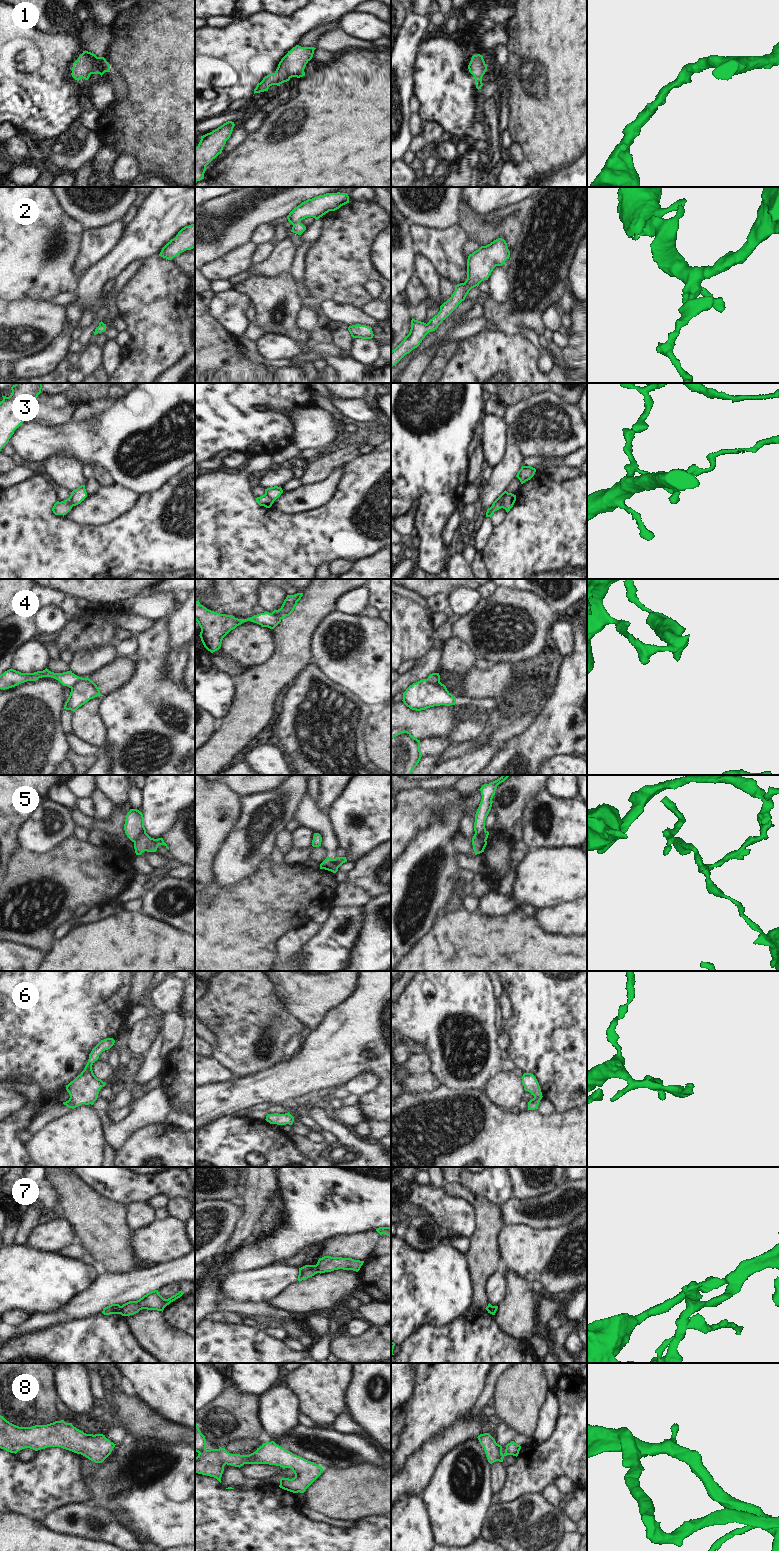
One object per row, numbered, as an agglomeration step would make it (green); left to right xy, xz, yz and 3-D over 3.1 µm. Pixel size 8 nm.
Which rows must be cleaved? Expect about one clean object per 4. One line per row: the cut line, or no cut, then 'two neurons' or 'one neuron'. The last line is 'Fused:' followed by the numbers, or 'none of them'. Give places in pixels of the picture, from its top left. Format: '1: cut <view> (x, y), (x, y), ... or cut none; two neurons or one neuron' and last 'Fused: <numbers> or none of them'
1: cut none; one neuron
2: cut none; one neuron
3: cut yz (508, 493), (501, 507); two neurons
4: cut xy (83, 678), (78, 679), (71, 688); two neurons
5: cut xy (145, 832), (134, 842); two neurons
6: cut none; one neuron
7: cut xy (121, 1306), (119, 1313); two neurons
8: cut none; one neuron
Fused: 3, 4, 5, 7

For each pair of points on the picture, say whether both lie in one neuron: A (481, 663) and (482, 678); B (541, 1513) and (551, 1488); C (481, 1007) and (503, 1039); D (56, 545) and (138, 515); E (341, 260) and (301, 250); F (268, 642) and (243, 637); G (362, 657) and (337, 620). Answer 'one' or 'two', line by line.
A: two
B: two
C: two
D: one
E: two
F: one
G: one

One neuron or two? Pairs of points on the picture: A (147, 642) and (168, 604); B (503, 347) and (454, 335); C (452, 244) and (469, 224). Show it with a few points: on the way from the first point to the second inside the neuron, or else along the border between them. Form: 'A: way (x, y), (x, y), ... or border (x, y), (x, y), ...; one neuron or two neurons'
A: border (162, 617), (157, 620); two neurons
B: border (487, 329), (483, 328), (461, 340); two neurons
C: border (458, 222), (468, 238); two neurons

